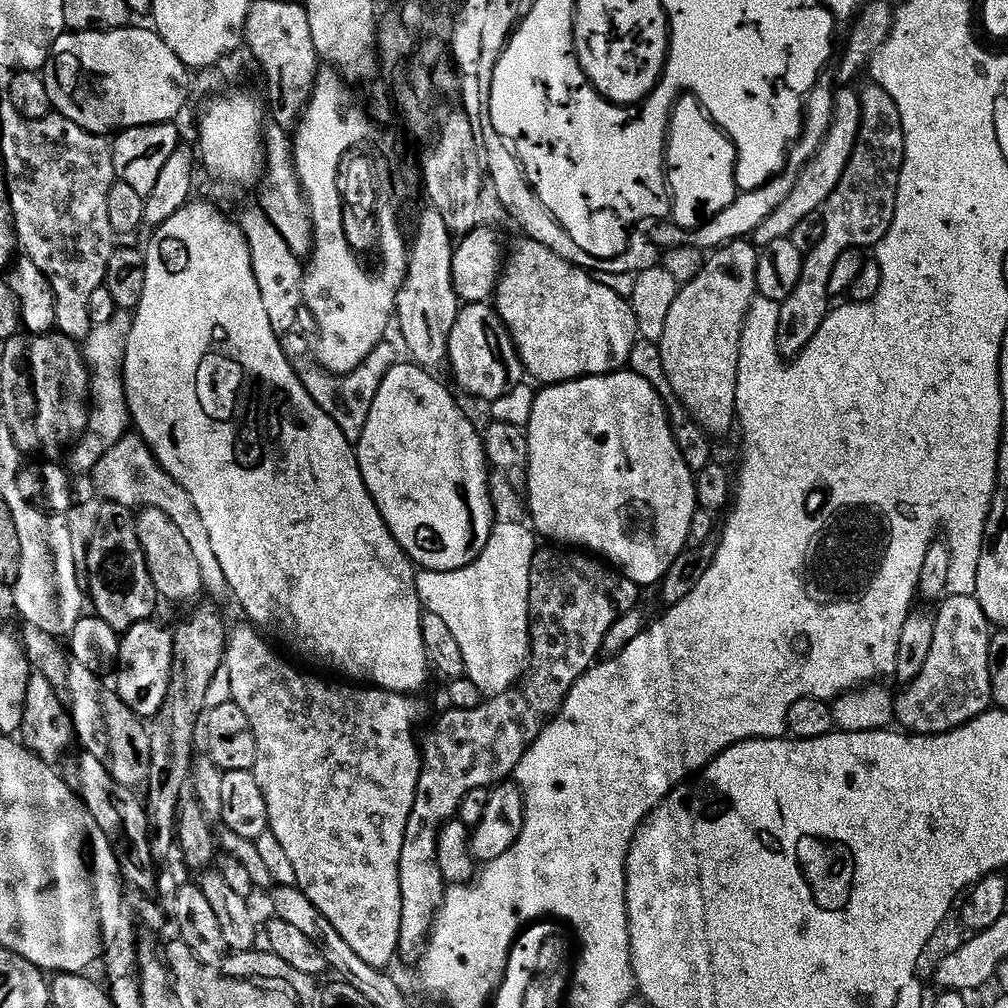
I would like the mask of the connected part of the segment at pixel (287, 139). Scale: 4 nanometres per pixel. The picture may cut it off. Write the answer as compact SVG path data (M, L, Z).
M273 122L265 123L262 128L262 183L259 188L258 205L265 212L266 218L282 234L295 256L307 257L312 250L312 216L308 212L308 201L304 198L292 161L292 137Z

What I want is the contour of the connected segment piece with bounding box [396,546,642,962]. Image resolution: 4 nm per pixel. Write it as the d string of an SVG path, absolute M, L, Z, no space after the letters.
M568 546L548 547L552 548L537 547L535 554L530 558L530 574L528 575L528 662L518 683L515 686L509 686L505 692L487 697L483 703L474 706L473 709L445 707L445 712L436 720L436 729L422 736L422 743L419 745L421 766L418 774L418 786L414 790L414 806L410 806L410 818L406 818L406 831L402 833L402 851L398 853L398 894L402 898L402 914L400 915L398 942L396 943L399 959L412 960L412 962L419 961L428 941L428 934L432 931L432 919L435 918L444 897L446 881L438 864L438 836L440 828L443 827L445 821L453 819L457 815L460 799L472 787L488 788L491 785L501 783L505 778L513 775L516 764L522 758L522 754L527 750L528 745L531 744L535 736L539 734L540 729L544 727L549 717L559 710L561 702L563 702L570 690L570 686L590 665L596 663L601 655L600 647L603 646L604 639L607 638L608 631L612 628L612 623L619 616L626 615L635 606L636 599L639 598L640 592L642 592L641 585L634 583L630 578L626 578L619 568L605 562L603 559L597 558L595 555L589 554L587 551L573 550Z

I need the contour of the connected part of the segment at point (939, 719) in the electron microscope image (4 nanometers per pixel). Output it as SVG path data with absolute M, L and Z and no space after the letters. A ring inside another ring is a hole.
M957 592L945 595L935 605L934 638L930 642L930 655L915 680L905 683L900 693L894 696L894 720L901 729L932 736L965 724L993 703L988 677L988 637L990 625L982 606L978 606L975 595L967 596Z

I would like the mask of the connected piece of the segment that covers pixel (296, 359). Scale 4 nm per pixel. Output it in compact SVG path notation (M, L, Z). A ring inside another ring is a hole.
M385 338L377 343L373 350L370 350L370 354L354 369L338 373L327 372L321 368L319 363L311 358L312 350L309 345L308 347L284 345L283 353L294 366L295 373L298 374L300 381L306 386L306 392L310 394L310 398L314 399L314 402L317 402L318 406L330 415L330 418L333 418L338 425L338 430L342 431L342 434L345 434L346 438L353 442L361 436L370 405L377 393L380 381L386 374L386 370L399 361L398 350L390 340Z

